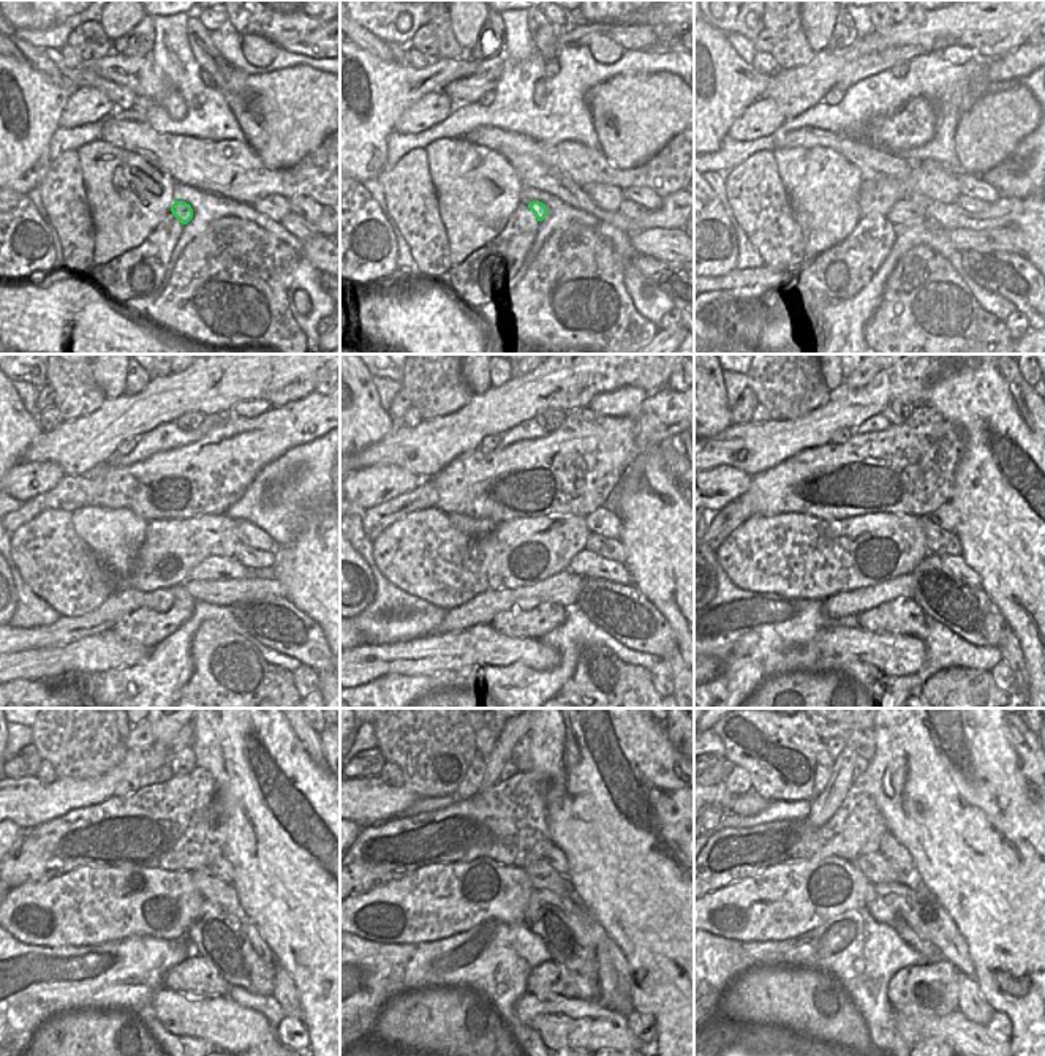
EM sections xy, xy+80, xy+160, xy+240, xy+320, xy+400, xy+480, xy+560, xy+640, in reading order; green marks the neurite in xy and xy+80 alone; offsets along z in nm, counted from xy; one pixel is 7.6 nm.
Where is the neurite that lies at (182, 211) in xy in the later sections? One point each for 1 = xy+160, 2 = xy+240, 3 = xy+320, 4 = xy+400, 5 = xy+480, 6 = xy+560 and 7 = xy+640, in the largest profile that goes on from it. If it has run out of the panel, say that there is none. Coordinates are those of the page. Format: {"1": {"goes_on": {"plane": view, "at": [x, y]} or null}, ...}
{"1": {"goes_on": {"plane": "xy+160", "at": [905, 212]}}, "2": {"goes_on": {"plane": "xy+240", "at": [214, 568]}}, "3": {"goes_on": {"plane": "xy+320", "at": [587, 565]}}, "4": {"goes_on": {"plane": "xy+400", "at": [954, 563]}}, "5": {"goes_on": {"plane": "xy+480", "at": [253, 935]}}, "6": {"goes_on": {"plane": "xy+560", "at": [612, 996]}}, "7": {"goes_on": {"plane": "xy+640", "at": [971, 1003]}}}

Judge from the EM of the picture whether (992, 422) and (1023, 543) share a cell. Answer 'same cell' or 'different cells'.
same cell

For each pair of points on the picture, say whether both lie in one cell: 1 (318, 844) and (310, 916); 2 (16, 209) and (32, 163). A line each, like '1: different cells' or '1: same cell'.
1: same cell
2: different cells

